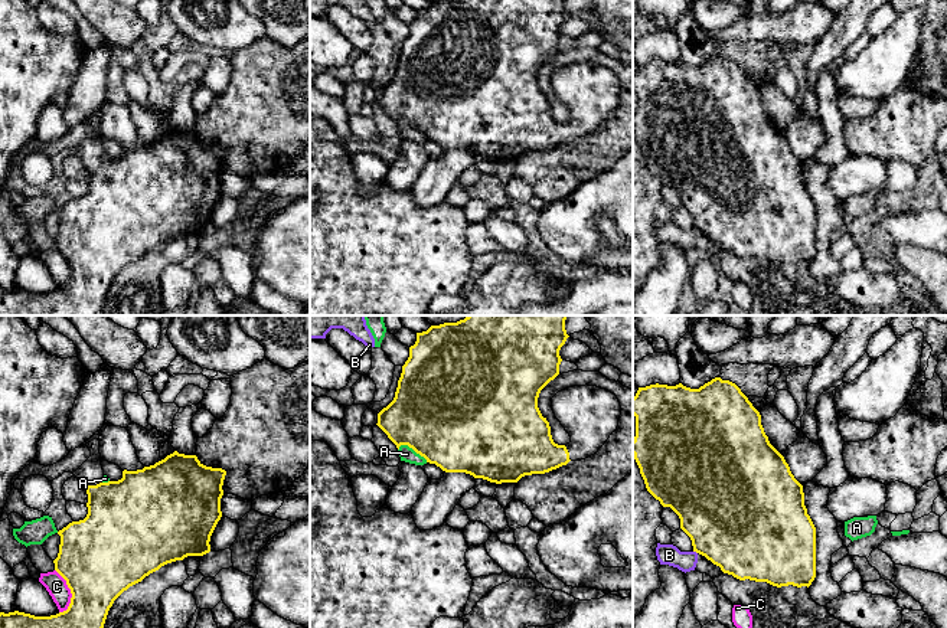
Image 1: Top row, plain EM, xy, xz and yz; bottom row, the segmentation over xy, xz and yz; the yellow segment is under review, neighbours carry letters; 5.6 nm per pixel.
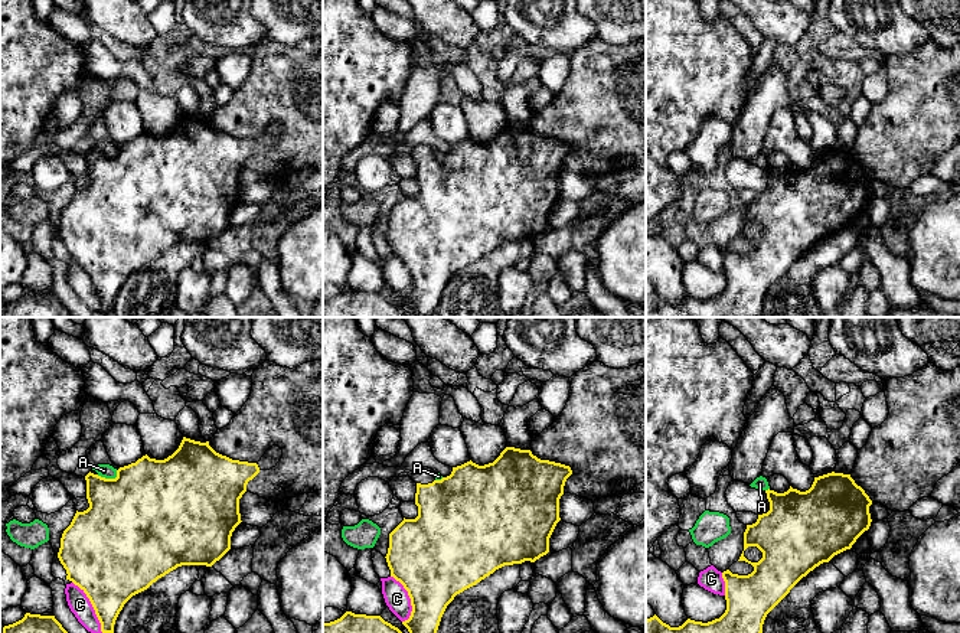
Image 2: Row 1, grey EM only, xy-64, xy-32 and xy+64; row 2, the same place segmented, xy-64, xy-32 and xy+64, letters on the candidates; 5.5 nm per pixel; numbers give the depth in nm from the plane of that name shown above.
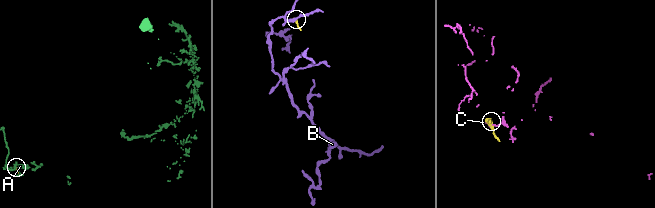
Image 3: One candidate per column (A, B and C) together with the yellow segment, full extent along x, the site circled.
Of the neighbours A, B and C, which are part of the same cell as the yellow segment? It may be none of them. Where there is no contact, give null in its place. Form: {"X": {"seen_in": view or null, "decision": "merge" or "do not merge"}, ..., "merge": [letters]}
{"A": {"seen_in": "xz", "decision": "do not merge"}, "B": {"seen_in": "yz", "decision": "do not merge"}, "C": {"seen_in": "xy", "decision": "do not merge"}, "merge": []}

